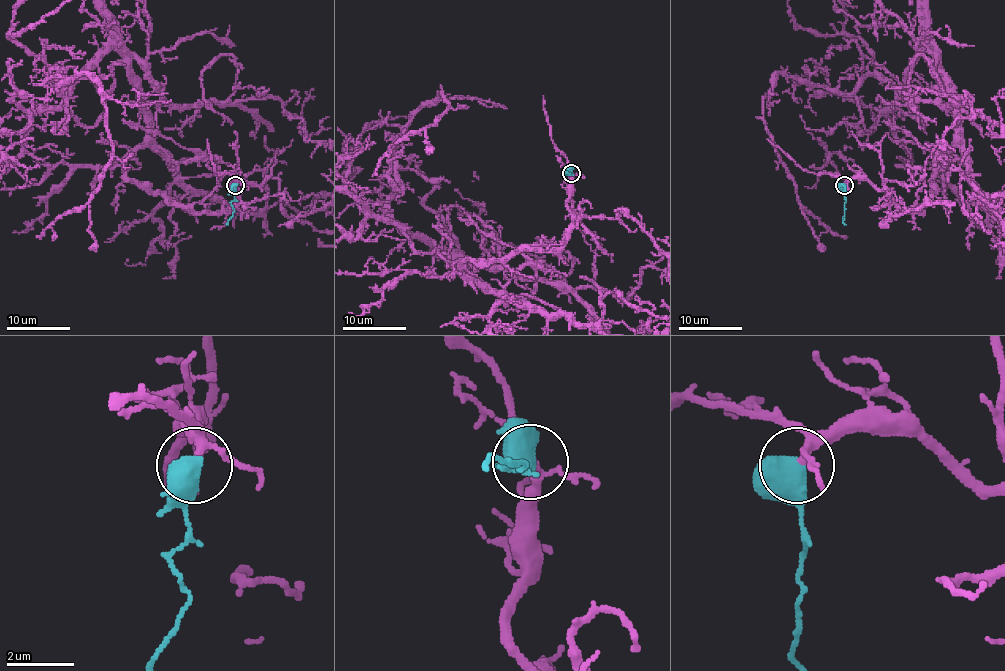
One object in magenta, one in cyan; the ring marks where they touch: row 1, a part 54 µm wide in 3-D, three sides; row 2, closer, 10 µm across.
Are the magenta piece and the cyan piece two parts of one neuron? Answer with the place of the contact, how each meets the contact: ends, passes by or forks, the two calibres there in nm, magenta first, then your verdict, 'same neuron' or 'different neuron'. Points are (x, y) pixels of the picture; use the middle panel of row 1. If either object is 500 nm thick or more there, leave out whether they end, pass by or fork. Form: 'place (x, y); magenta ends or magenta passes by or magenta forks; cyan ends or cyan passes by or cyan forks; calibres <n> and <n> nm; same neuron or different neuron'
place (571, 173); calibres 190 and 750 nm; same neuron

